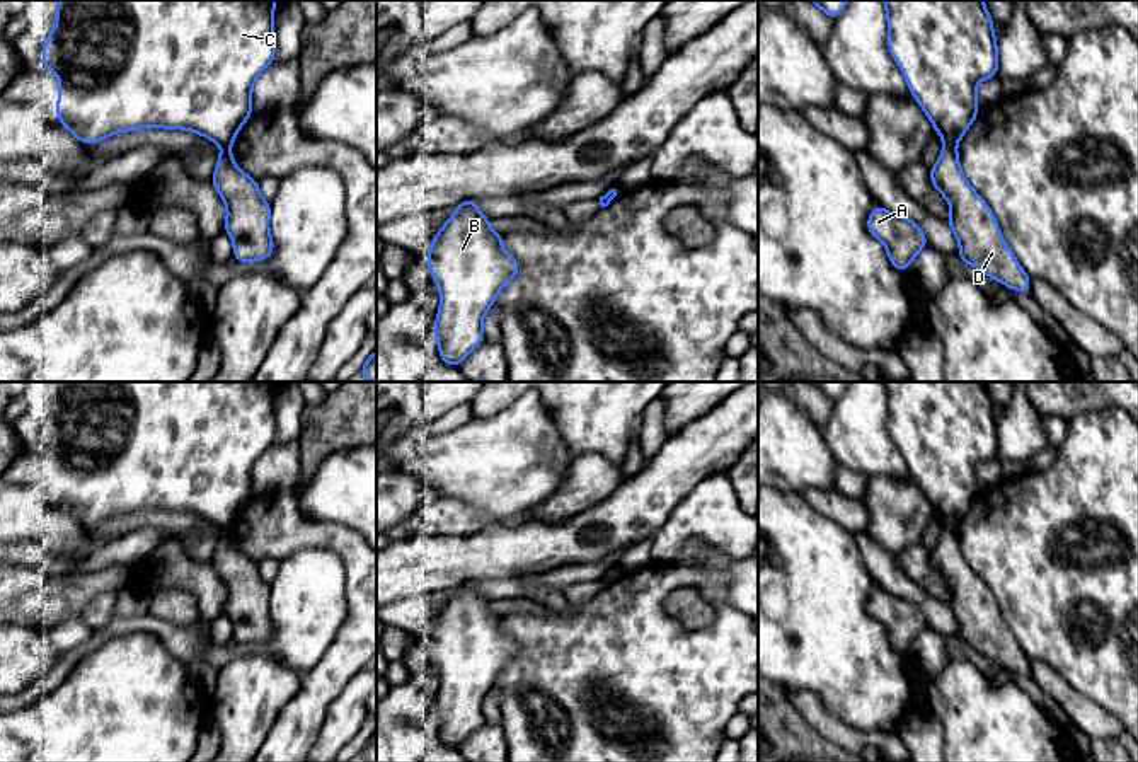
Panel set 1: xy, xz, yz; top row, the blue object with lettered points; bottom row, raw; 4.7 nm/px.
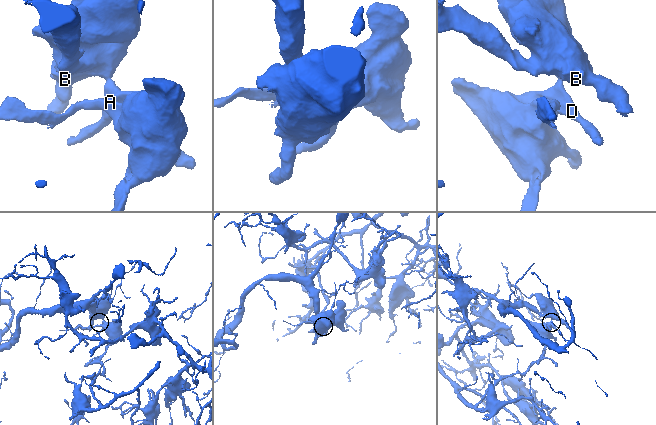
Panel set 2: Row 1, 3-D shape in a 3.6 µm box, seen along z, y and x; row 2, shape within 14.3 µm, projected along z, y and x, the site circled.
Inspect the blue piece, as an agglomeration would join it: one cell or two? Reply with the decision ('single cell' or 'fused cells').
fused cells

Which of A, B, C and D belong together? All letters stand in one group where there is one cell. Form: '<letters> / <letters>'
A D / B C

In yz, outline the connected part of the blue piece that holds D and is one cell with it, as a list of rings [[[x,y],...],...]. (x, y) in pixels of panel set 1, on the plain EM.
[[[944,522],[940,539],[930,549],[930,563],[951,586],[945,605],[959,624],[959,641],[1010,672],[1031,677],[1029,656],[1003,622],[990,588],[966,563],[956,525]]]

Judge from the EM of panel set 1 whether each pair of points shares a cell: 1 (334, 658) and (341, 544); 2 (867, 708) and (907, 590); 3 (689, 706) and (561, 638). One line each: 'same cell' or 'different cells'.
1: same cell
2: different cells
3: same cell

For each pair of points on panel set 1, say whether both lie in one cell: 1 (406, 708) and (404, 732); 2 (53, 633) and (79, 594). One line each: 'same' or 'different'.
1: different
2: different

